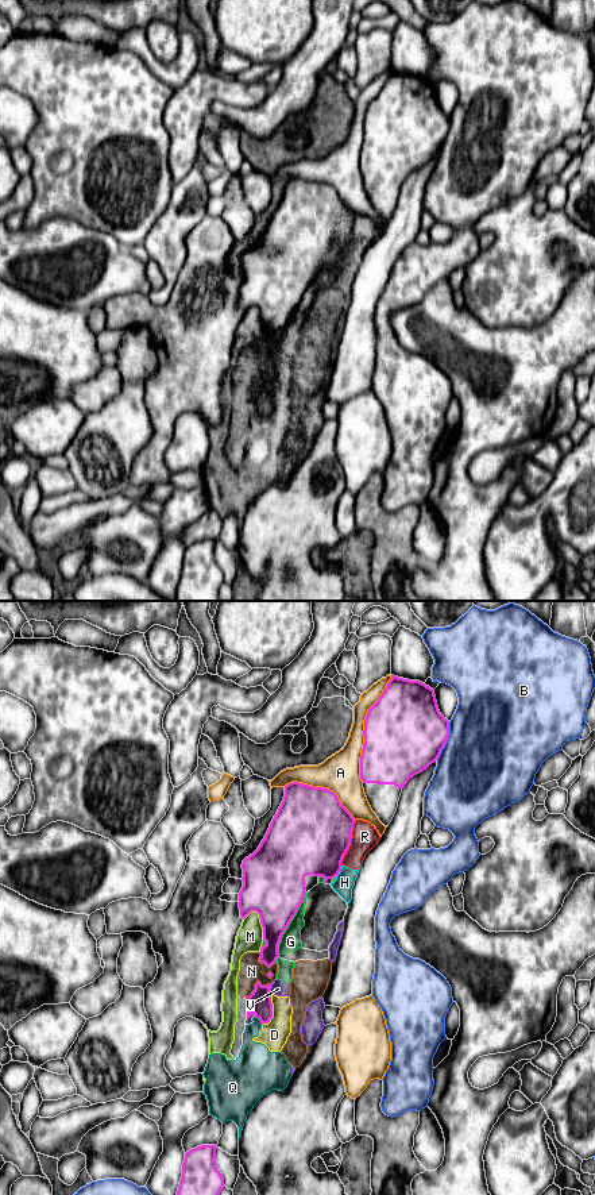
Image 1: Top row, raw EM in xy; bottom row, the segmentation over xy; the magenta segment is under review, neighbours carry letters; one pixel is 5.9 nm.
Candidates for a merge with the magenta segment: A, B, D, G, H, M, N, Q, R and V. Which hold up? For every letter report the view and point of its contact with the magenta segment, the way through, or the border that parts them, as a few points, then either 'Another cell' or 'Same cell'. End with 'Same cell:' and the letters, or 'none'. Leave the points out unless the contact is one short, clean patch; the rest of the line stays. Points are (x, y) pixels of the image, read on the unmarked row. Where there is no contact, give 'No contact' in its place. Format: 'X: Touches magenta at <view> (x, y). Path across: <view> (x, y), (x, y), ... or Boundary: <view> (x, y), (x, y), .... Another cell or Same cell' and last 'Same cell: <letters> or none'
A: Touches magenta at xy (364, 124). Another cell
B: Touches magenta at xy (447, 134). Another cell
D: Touches magenta at xy (271, 407). Boundary: xy (273, 389), (271, 413), (262, 420). Another cell
G: Touches magenta at xy (289, 317). Another cell
H: Touches magenta at xy (339, 266). Boundary: xy (342, 261), (336, 272). Another cell
M: Touches magenta at xy (261, 317). Another cell
N: Touches magenta at xy (257, 378). Another cell
Q: Touches magenta at xy (259, 415). Another cell
R: Touches magenta at xy (350, 238). Boundary: xy (355, 215), (351, 239), (340, 259). Another cell
V: Touches magenta at xy (270, 382). Another cell
Same cell: none

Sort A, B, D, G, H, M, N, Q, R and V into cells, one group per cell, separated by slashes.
A / B / D G H M N Q R V

